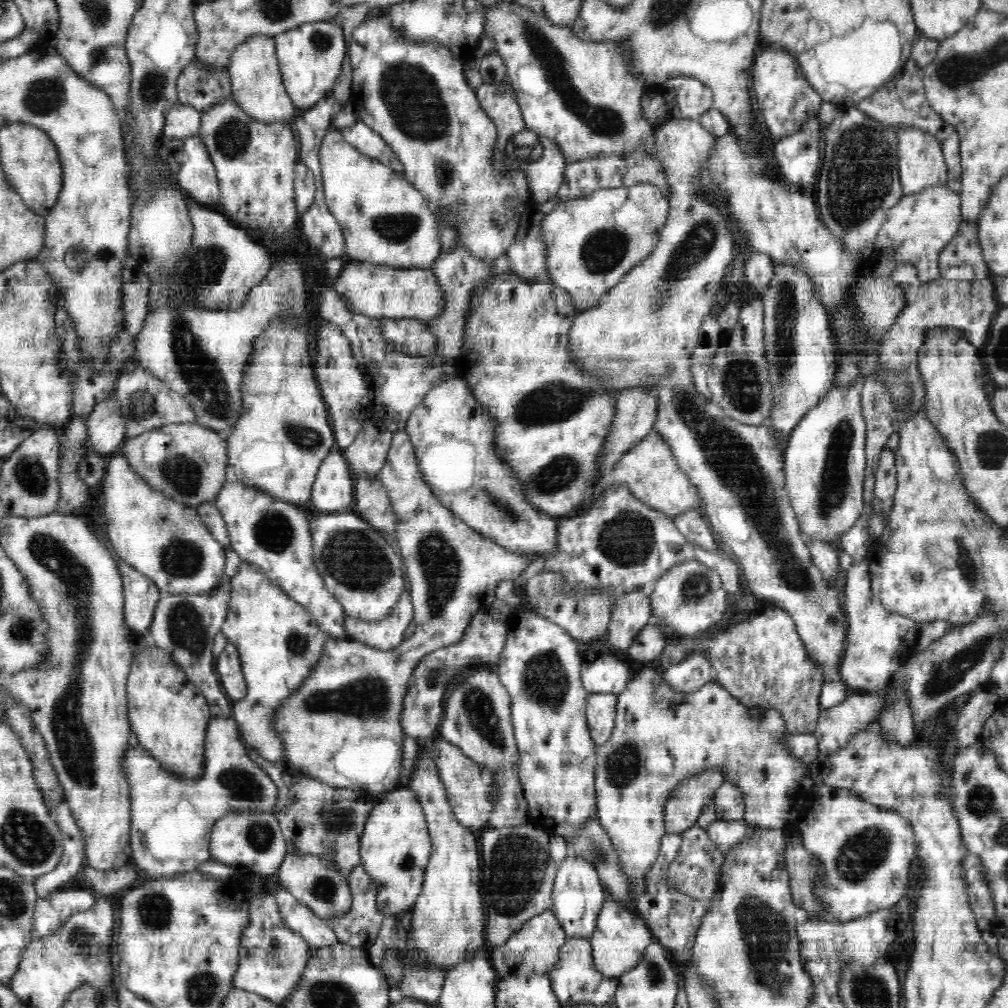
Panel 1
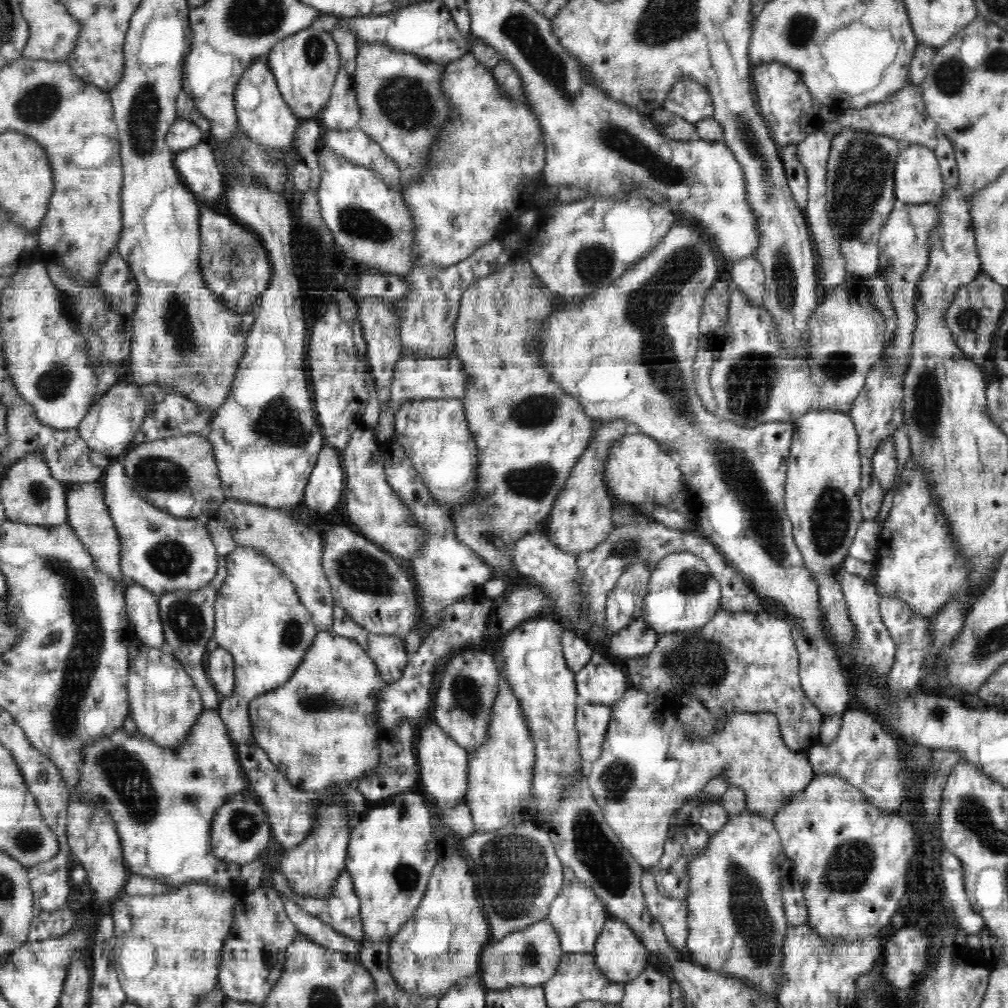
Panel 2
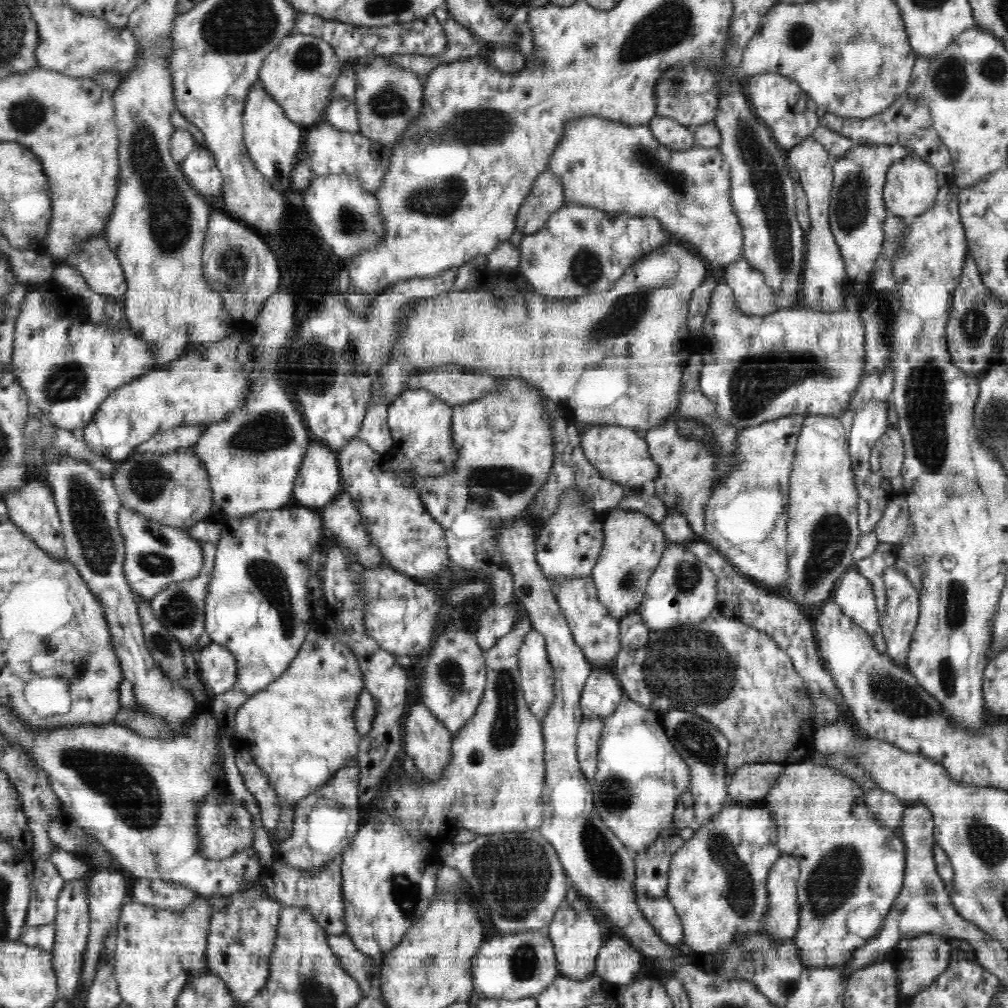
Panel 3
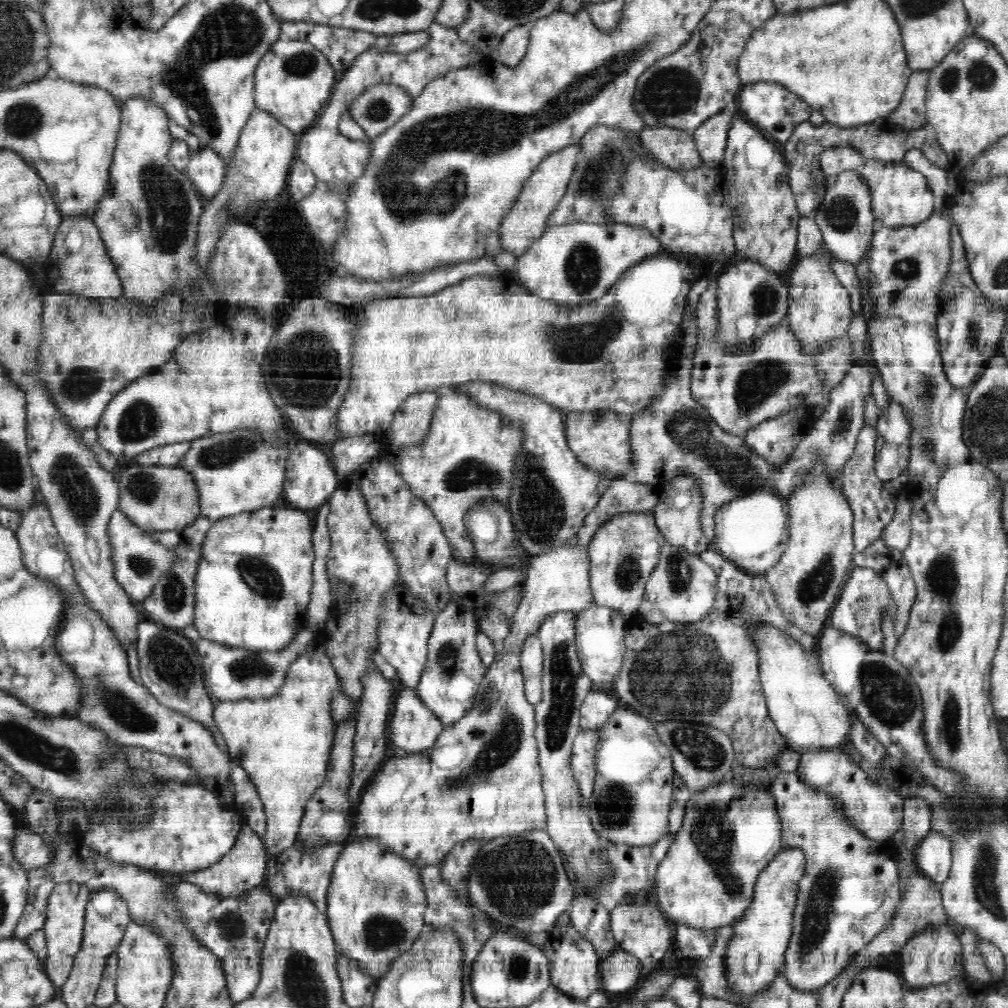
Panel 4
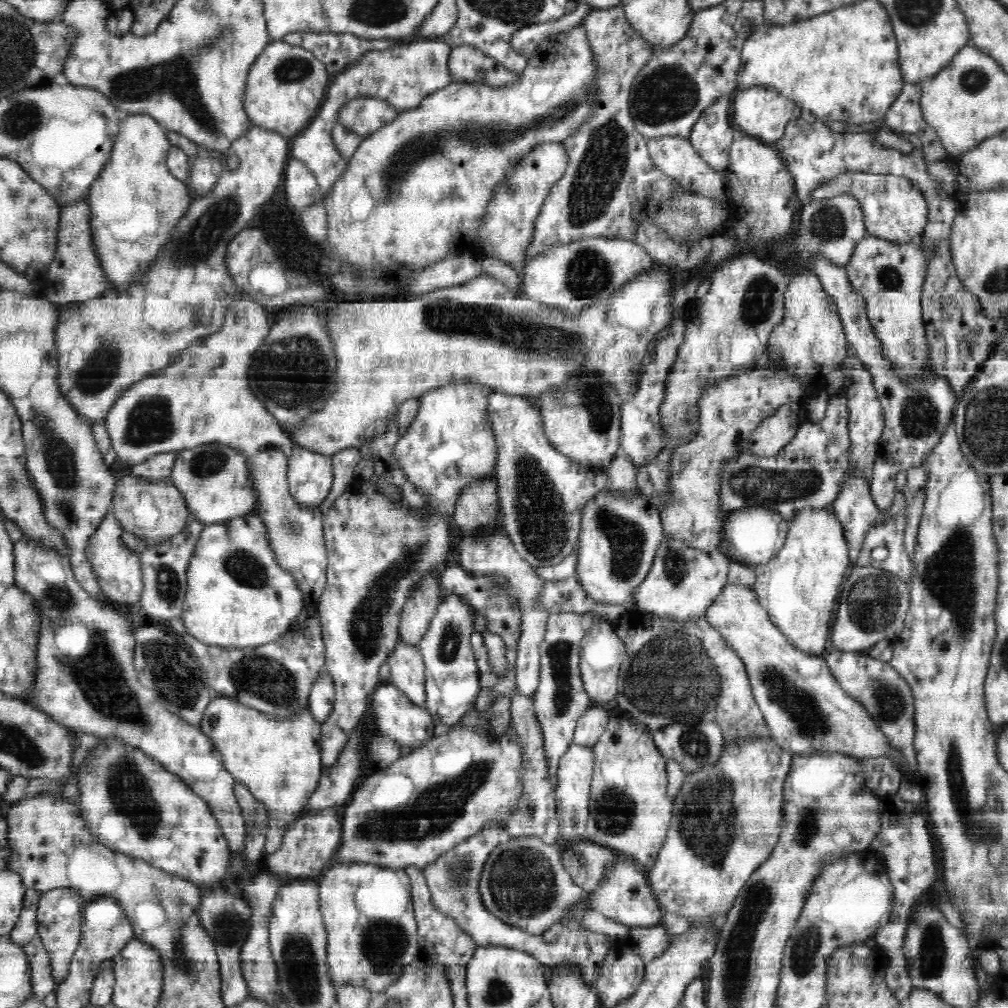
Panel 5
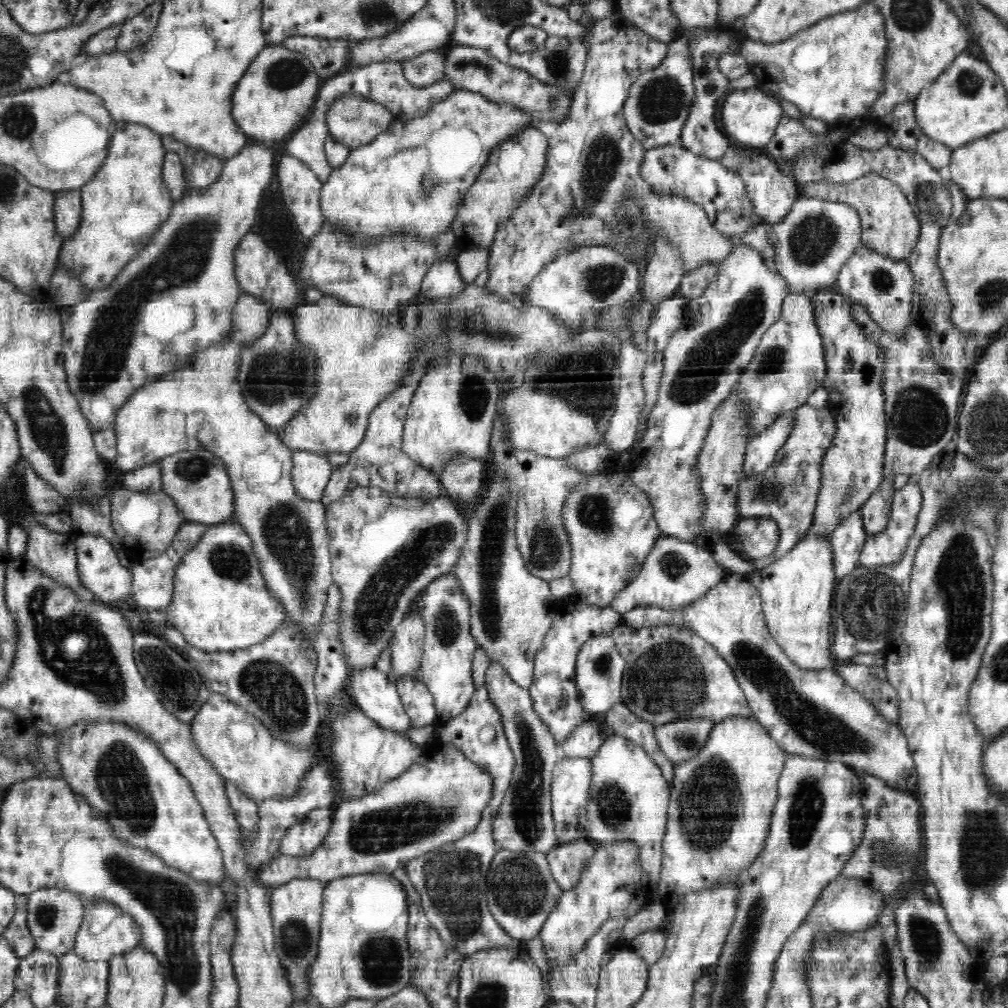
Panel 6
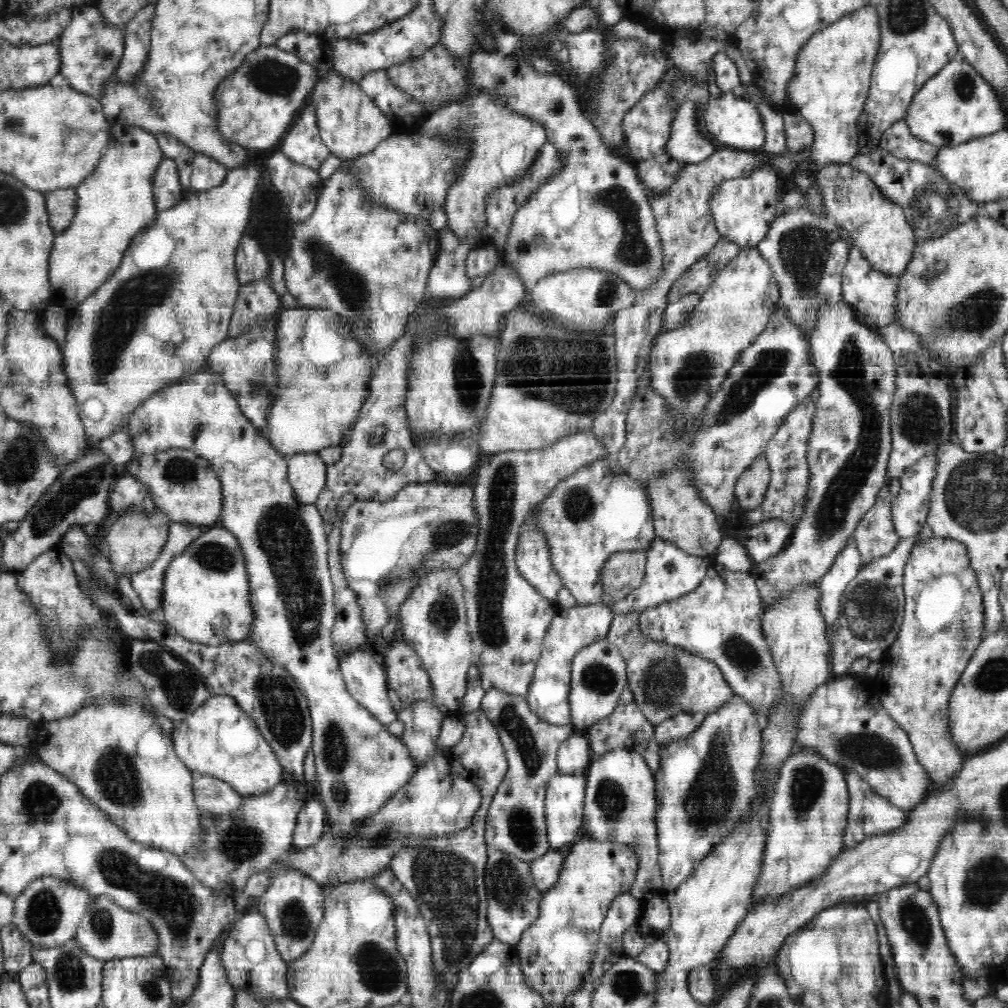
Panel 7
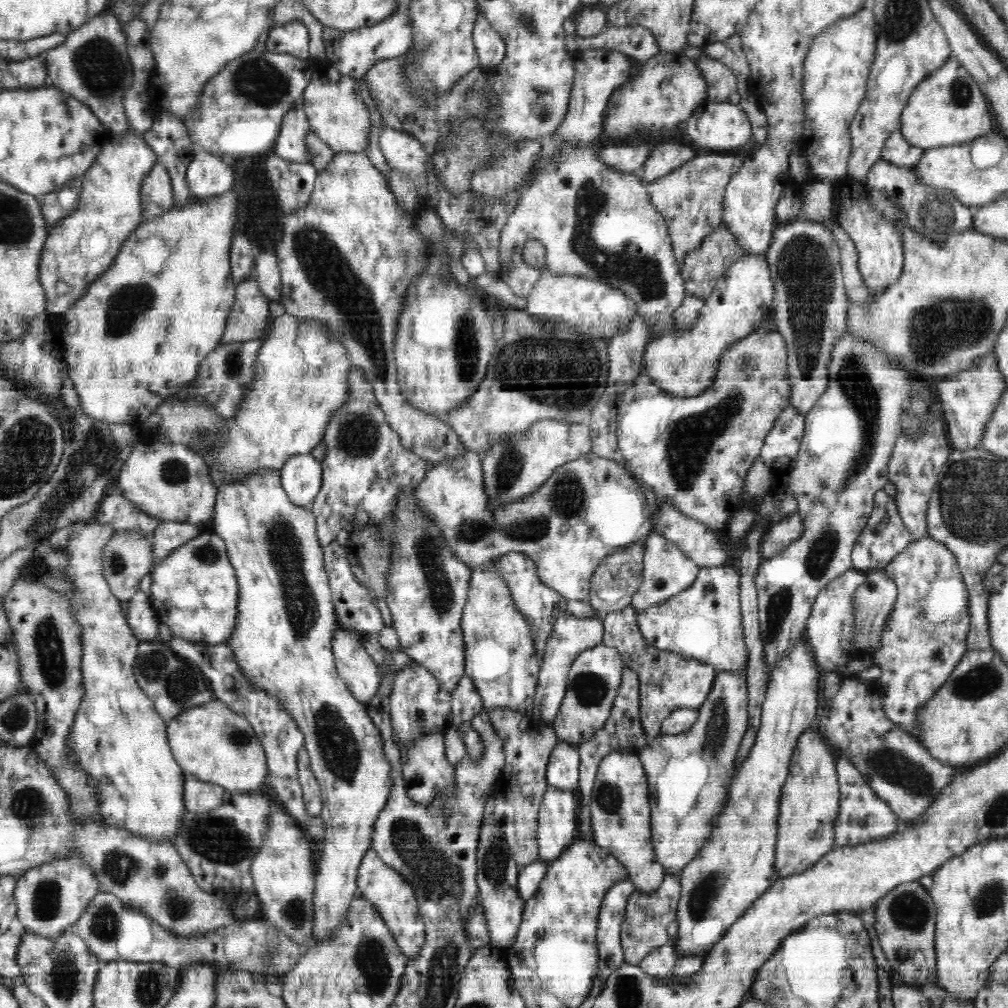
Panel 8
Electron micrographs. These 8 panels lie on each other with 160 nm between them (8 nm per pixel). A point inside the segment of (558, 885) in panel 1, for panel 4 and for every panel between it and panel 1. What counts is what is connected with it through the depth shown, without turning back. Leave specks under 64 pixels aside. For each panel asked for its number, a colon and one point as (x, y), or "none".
2: (578, 916)
3: (575, 932)
4: (574, 966)

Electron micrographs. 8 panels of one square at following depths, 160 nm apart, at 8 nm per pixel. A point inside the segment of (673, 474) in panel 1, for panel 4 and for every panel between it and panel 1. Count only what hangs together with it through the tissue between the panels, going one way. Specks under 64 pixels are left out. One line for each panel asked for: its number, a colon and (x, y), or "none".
2: (638, 472)
3: (620, 454)
4: (601, 441)

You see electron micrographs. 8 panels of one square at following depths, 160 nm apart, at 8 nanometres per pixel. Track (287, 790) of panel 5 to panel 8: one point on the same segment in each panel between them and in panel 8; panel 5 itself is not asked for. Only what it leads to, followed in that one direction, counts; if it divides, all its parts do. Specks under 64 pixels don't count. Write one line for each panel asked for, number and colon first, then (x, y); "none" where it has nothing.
6: (241, 749)
7: (219, 739)
8: (214, 744)

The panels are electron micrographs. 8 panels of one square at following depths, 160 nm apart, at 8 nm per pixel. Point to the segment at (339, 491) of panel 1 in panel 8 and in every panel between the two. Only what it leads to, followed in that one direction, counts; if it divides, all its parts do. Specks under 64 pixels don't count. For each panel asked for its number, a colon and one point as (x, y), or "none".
2: (324, 490)
3: (319, 478)
4: (310, 479)
5: (310, 474)
6: (311, 472)
7: (307, 473)
8: (302, 475)

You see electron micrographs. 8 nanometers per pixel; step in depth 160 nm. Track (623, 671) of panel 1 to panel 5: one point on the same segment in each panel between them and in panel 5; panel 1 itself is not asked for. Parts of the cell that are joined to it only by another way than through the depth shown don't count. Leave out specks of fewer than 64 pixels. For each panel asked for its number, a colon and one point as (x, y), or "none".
2: (599, 682)
3: (602, 693)
4: (596, 709)
5: (592, 723)

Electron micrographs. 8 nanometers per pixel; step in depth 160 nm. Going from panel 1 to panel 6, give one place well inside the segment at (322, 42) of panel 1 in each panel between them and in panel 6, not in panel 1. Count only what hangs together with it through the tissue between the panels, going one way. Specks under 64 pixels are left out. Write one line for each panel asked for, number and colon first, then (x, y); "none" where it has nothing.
2: (305, 64)
3: (299, 75)
4: (293, 82)
5: (285, 87)
6: (272, 100)

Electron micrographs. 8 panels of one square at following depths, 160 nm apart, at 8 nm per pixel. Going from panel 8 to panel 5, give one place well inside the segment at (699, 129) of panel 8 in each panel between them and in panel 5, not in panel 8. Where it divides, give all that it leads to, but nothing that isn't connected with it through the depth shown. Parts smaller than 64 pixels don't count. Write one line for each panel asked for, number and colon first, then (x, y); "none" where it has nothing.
5: (761, 112)
6: (749, 116)
7: (734, 121)

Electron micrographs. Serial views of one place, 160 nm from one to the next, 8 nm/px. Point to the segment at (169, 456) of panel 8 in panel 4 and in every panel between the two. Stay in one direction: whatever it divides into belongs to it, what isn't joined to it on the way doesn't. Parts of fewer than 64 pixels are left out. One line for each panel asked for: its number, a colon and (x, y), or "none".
4: (238, 472)
5: (214, 479)
6: (197, 481)
7: (183, 485)

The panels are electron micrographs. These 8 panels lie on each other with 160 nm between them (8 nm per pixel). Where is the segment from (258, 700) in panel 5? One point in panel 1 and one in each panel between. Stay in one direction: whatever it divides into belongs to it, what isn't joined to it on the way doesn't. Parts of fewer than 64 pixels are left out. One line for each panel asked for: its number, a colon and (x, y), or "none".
1: (227, 664)
2: (220, 666)
3: (216, 665)
4: (231, 674)

